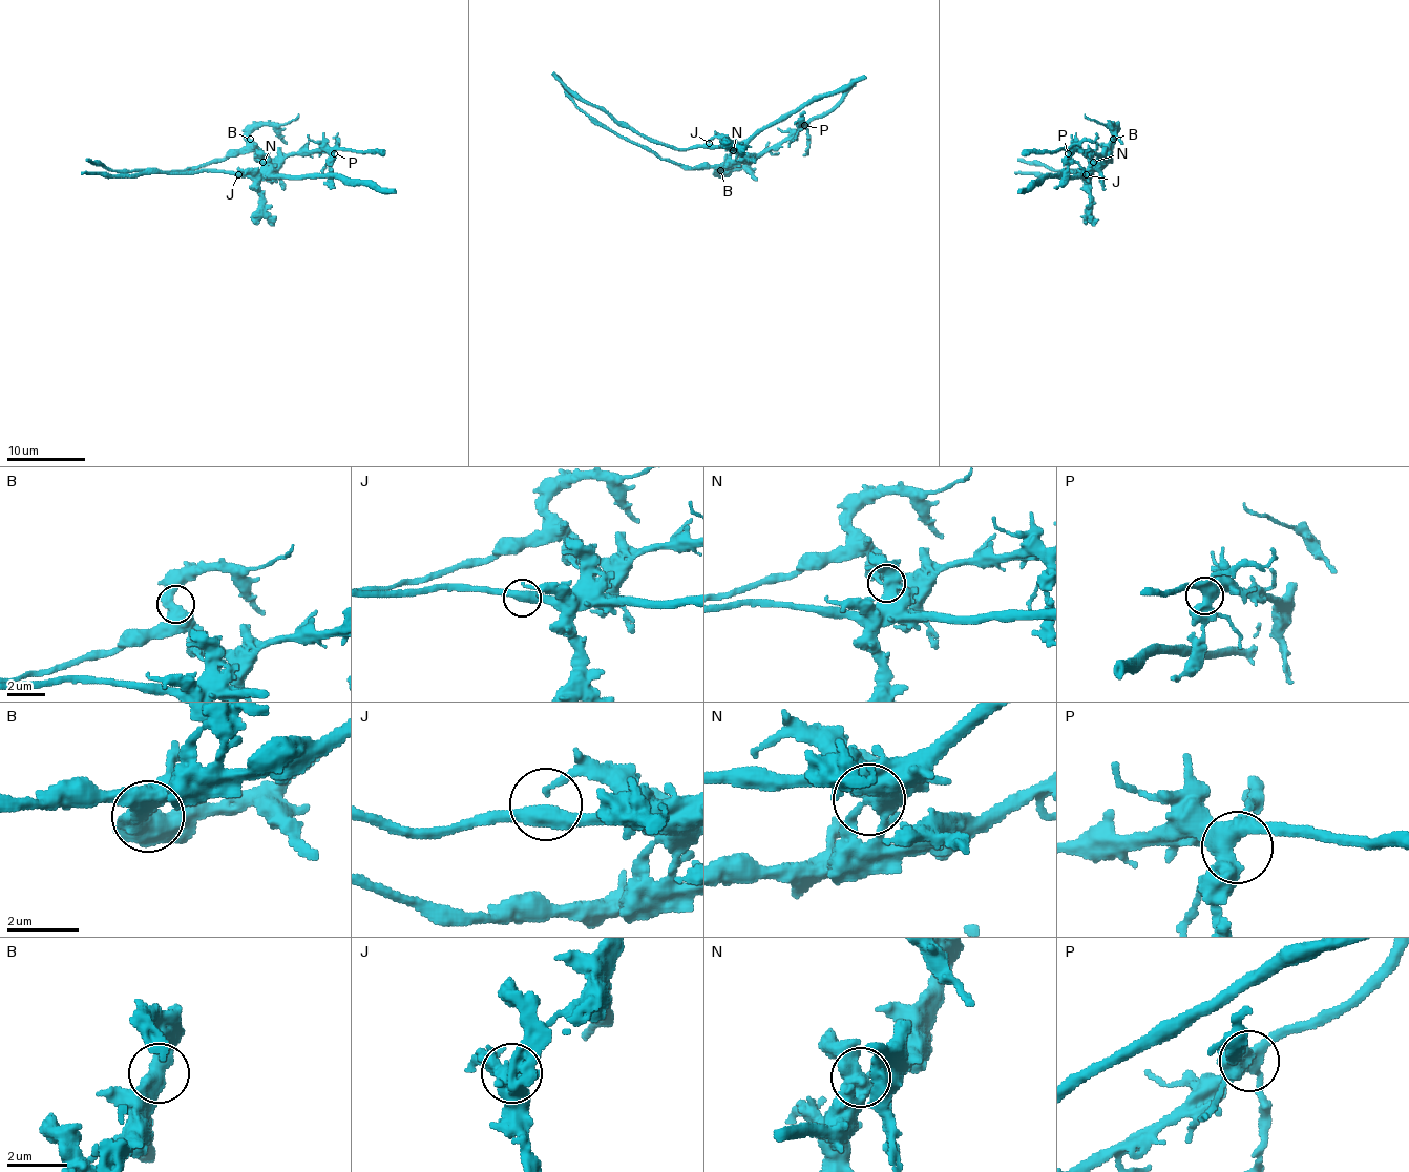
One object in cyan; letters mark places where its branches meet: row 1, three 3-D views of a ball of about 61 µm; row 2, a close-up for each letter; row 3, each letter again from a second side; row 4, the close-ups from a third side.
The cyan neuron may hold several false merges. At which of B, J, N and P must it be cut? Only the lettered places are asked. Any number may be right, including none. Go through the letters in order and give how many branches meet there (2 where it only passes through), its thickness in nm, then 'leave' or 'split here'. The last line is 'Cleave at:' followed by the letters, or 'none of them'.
B: 2 | 500 nm | leave
J: 2 | 440 nm | leave
N: 3 | 500 nm | split here
P: 4 | 480 nm | leave
Cleave at: N

